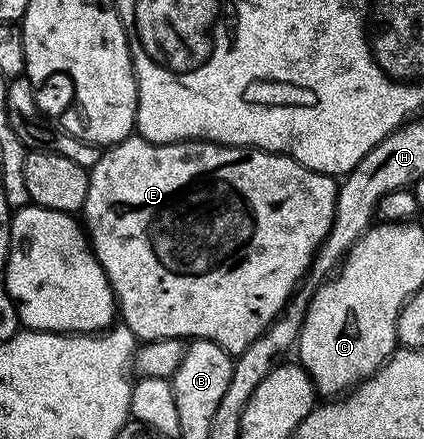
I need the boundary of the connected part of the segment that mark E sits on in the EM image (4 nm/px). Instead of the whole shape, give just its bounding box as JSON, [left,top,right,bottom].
[81,136,339,356]

